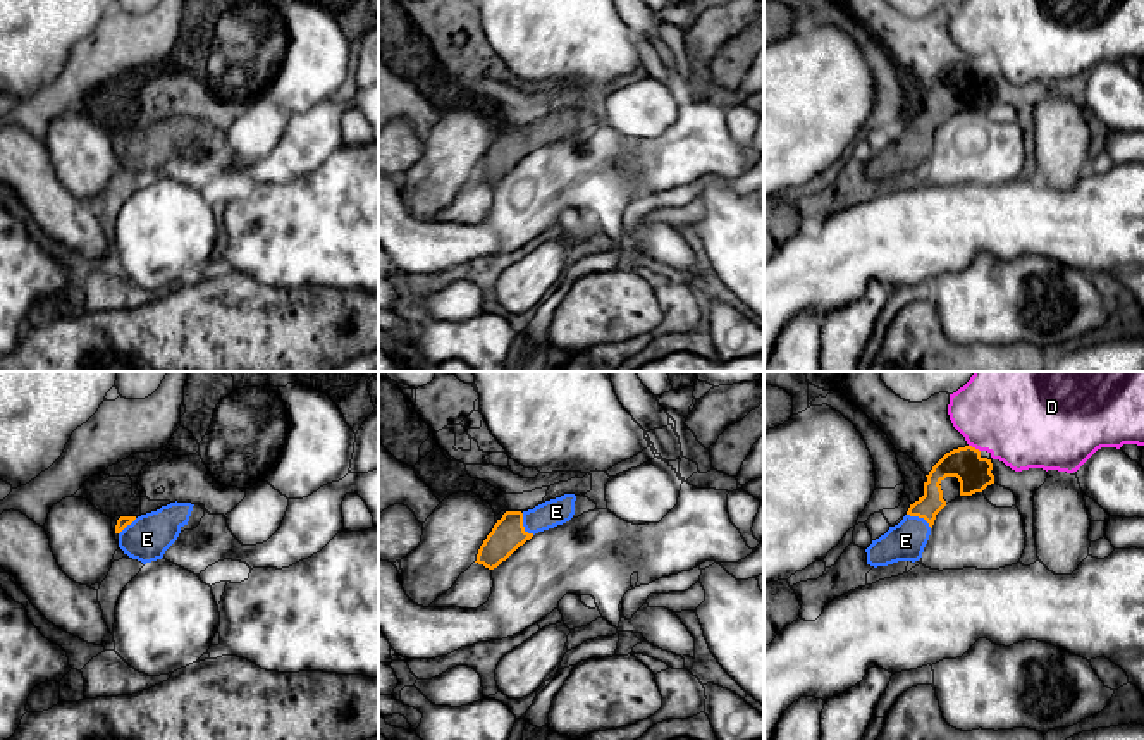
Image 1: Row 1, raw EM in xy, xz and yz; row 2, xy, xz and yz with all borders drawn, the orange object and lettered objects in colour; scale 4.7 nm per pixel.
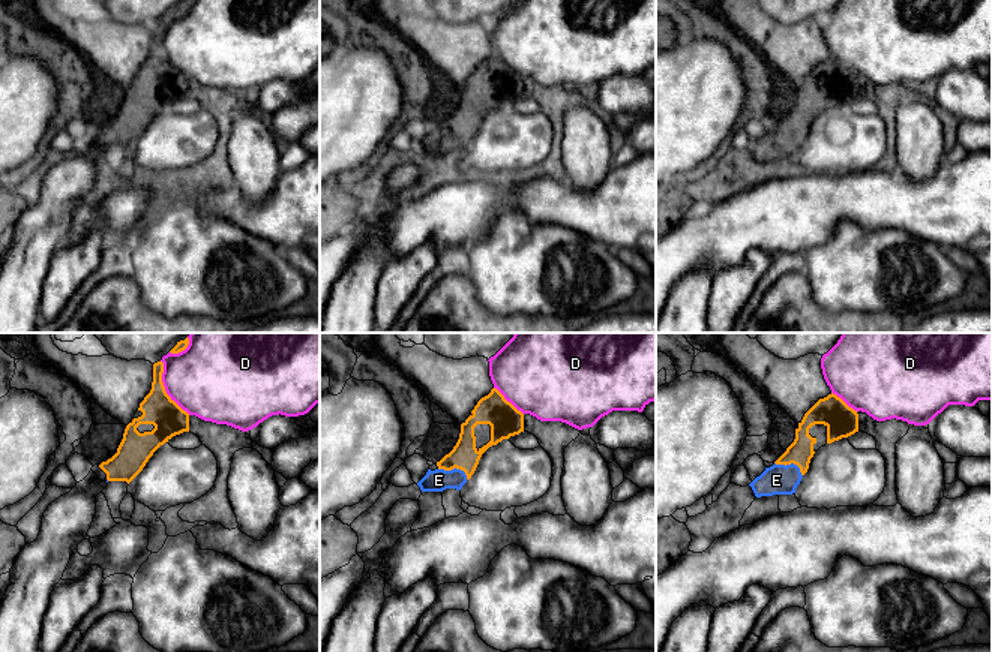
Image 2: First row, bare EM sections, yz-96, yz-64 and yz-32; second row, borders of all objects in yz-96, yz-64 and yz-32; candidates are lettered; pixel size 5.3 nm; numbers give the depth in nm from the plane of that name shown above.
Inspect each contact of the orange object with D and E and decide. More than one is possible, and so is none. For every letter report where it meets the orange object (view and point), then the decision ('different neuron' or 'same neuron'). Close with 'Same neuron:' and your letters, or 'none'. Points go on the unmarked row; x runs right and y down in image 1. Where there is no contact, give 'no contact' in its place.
D: contact yz (974, 62); different neuron
E: contact xz (522, 140); same neuron
Same neuron: E

